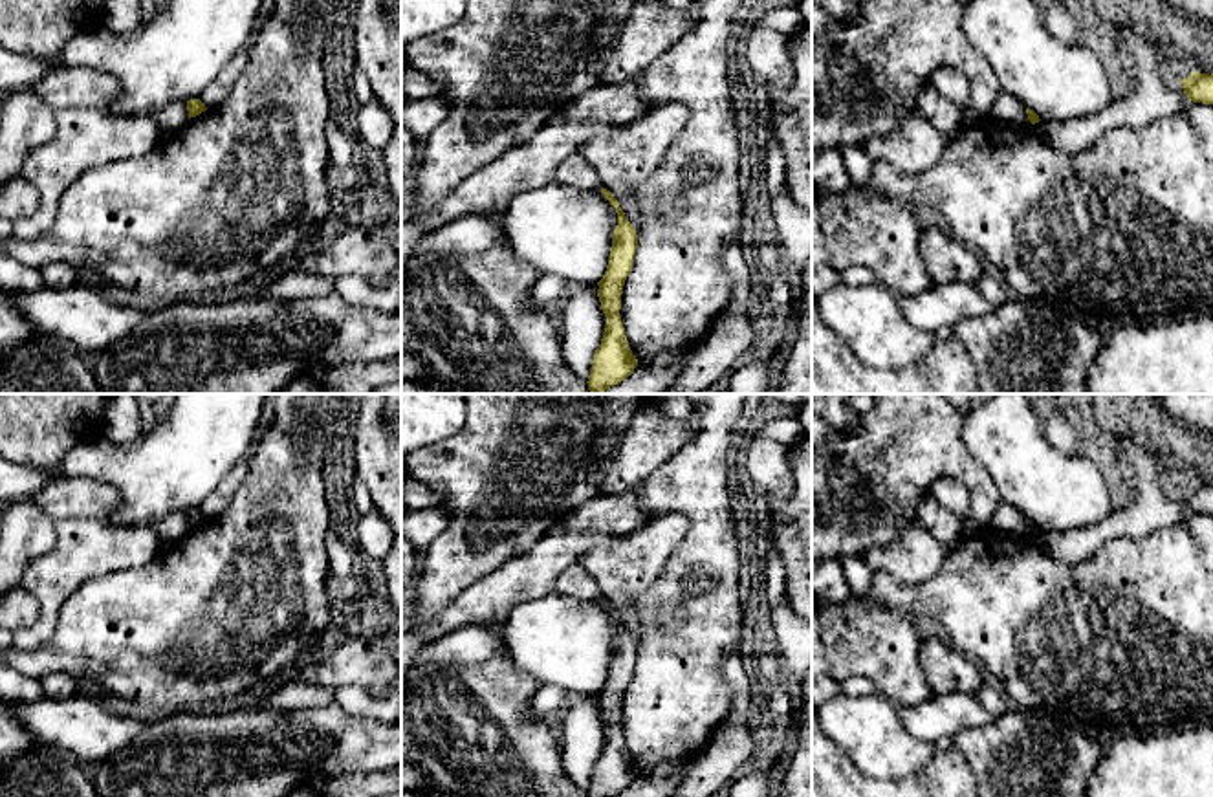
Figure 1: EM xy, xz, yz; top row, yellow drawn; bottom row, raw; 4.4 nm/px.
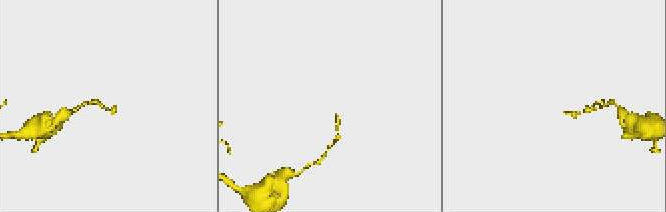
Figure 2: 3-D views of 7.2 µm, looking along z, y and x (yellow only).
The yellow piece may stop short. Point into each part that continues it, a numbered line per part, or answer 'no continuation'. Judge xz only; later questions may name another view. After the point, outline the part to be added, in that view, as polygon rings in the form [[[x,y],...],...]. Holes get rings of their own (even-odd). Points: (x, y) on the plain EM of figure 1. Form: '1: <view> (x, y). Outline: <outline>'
no continuation

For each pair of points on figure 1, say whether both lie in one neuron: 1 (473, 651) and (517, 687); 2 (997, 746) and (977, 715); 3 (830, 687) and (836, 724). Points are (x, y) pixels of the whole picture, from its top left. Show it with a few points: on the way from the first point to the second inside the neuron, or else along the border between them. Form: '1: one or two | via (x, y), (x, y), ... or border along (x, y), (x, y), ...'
1: two | border along (504, 655), (493, 655), (482, 662), (442, 664)
2: two | border along (995, 719), (984, 726), (961, 730), (951, 739)
3: two | border along (841, 691), (830, 700)

